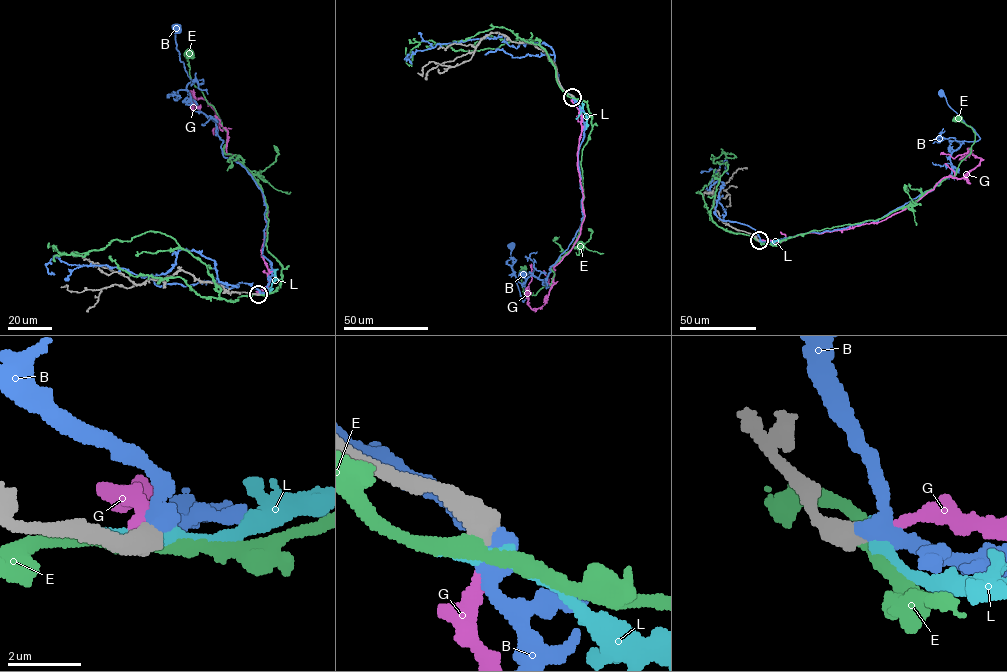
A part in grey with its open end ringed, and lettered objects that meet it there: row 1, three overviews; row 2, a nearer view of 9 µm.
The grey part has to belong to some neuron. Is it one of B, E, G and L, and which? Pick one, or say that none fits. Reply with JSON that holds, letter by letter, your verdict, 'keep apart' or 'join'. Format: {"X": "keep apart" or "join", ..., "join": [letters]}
{"B": "keep apart", "E": "keep apart", "G": "join", "L": "keep apart", "join": ["G"]}

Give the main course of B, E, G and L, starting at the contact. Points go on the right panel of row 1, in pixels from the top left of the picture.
B: (759, 241), (767, 243), (876, 220), (932, 190), (951, 172), (953, 151), (963, 142), (980, 138), (942, 93)
E: (759, 241), (774, 245), (812, 231), (876, 220), (907, 206), (954, 176), (970, 153), (975, 132), (958, 118)
G: (760, 241), (880, 221), (942, 178), (961, 178), (981, 159), (940, 154)
L: (760, 241), (773, 242), (793, 237)

